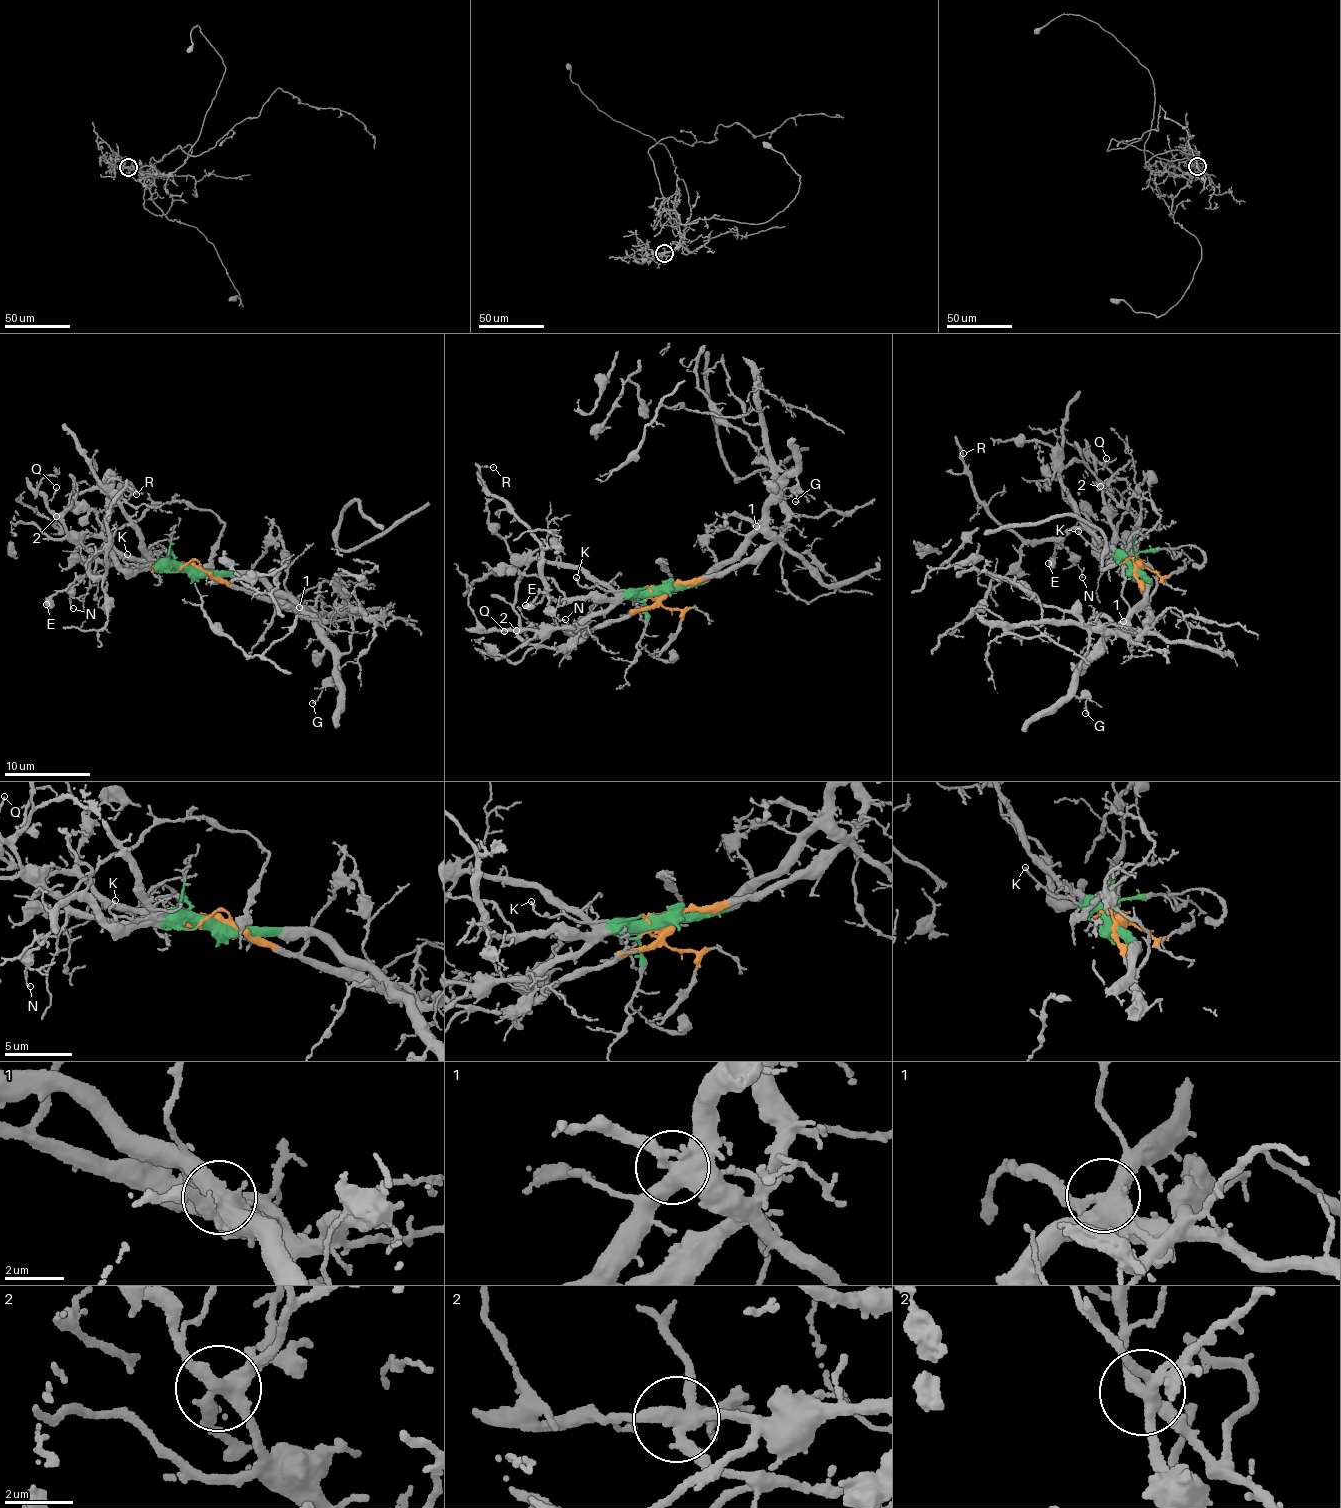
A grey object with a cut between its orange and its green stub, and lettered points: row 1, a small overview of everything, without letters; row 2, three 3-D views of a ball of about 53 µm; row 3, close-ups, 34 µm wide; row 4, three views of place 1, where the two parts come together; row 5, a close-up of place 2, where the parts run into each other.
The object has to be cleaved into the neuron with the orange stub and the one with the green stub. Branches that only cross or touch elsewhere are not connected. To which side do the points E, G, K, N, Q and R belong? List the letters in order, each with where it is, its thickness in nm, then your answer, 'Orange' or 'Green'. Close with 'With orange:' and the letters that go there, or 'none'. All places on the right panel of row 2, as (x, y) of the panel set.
E: Place: (1048, 563). Thickness 600 nm. Green
G: Place: (1085, 713). Thickness 120 nm. Green
K: Place: (1078, 531). Thickness 150 nm. Green
N: Place: (1082, 577). Thickness 100 nm. Green
Q: Place: (1106, 458). Thickness 120 nm. Green
R: Place: (963, 453). Thickness 130 nm. Green
With orange: none

